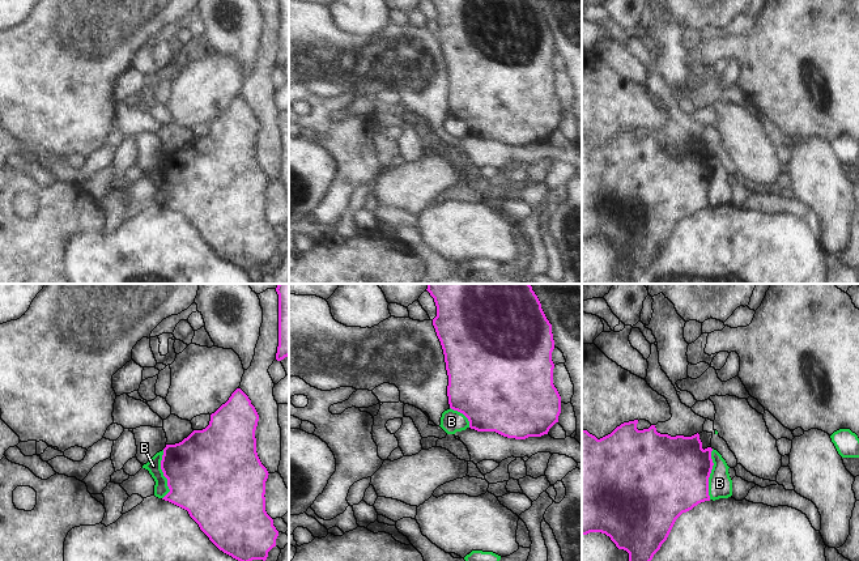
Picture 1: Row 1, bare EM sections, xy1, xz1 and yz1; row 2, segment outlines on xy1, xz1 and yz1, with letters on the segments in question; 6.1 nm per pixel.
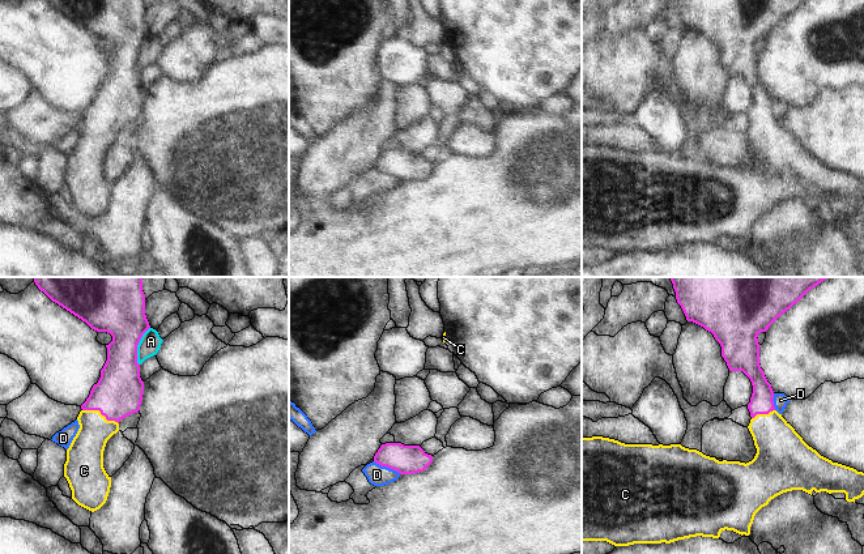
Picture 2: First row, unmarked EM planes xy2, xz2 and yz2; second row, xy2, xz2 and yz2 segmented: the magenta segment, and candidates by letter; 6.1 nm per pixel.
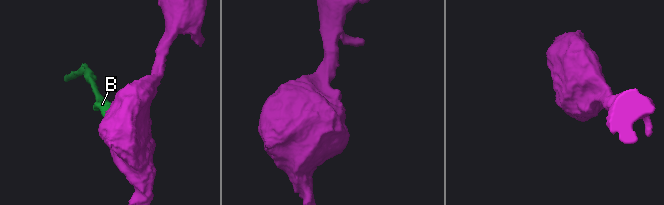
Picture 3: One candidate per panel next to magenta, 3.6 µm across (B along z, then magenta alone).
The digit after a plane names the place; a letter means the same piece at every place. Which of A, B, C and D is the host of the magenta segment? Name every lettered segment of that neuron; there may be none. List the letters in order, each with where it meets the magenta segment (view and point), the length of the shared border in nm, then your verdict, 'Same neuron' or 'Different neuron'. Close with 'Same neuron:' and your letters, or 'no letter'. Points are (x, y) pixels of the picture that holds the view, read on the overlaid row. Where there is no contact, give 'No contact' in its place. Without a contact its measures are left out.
A: Touches magenta at xy2 (136, 346). Shared border 240 nm. Different neuron
B: Touches magenta at yz1 (710, 472). Shared border 320 nm. Different neuron
C: Touches magenta at xy2 (101, 413). Shared border 240 nm. Same neuron
D: Touches magenta at xz2 (387, 467). Shared border 190 nm. Different neuron
Same neuron: C.

